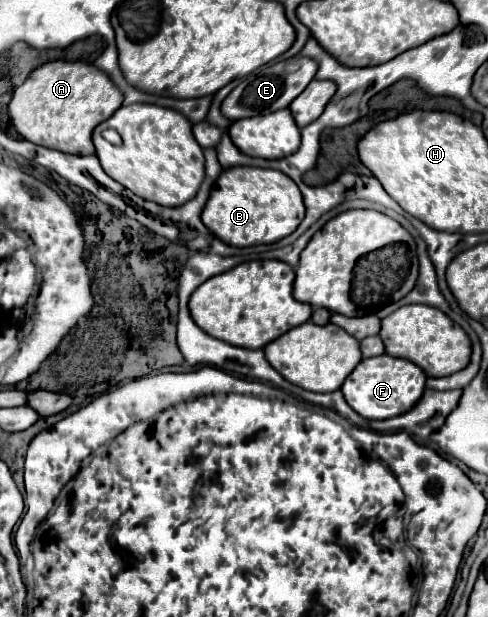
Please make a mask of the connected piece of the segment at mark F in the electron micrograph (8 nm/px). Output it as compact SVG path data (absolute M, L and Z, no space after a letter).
M381 354L375 358L361 360L359 366L347 376L341 386L341 392L347 404L367 420L387 420L399 414L405 414L413 404L421 398L425 390L425 372L403 358L393 358L389 354Z

